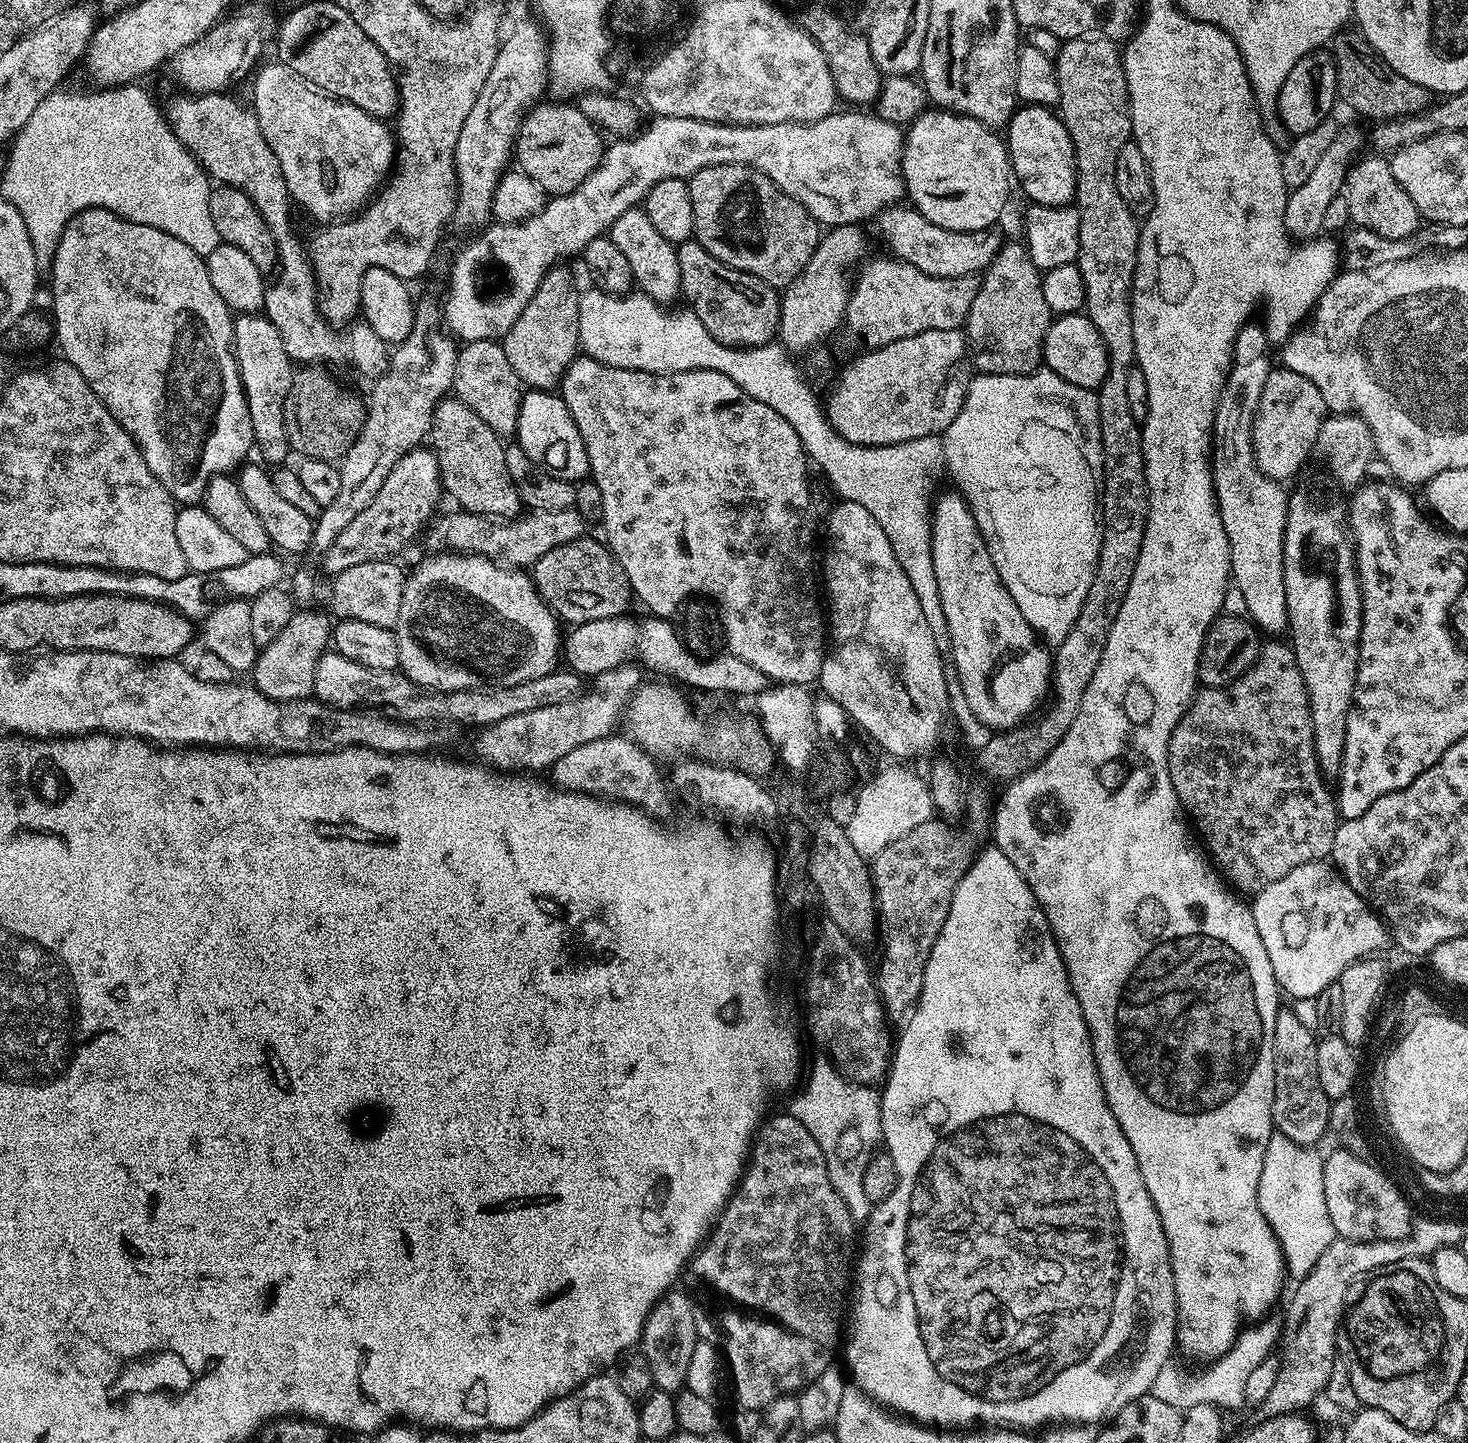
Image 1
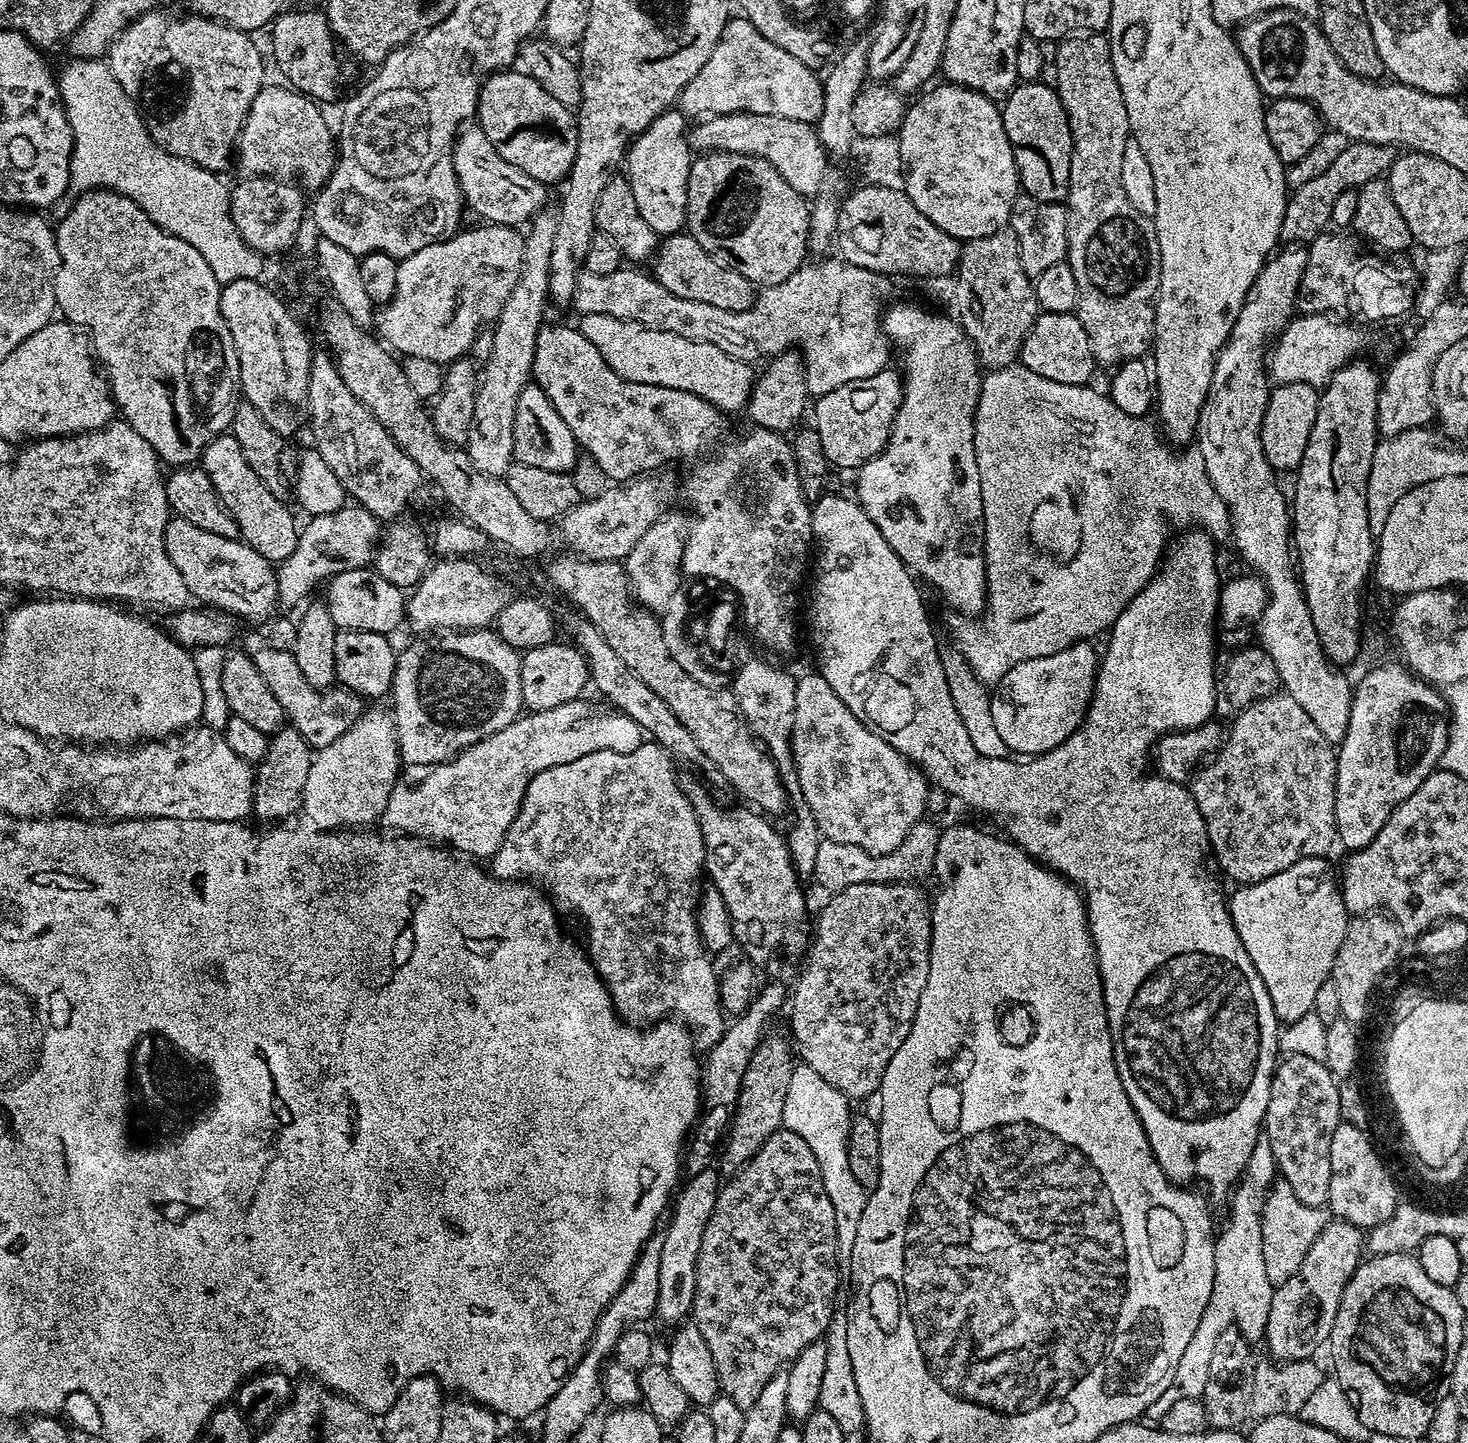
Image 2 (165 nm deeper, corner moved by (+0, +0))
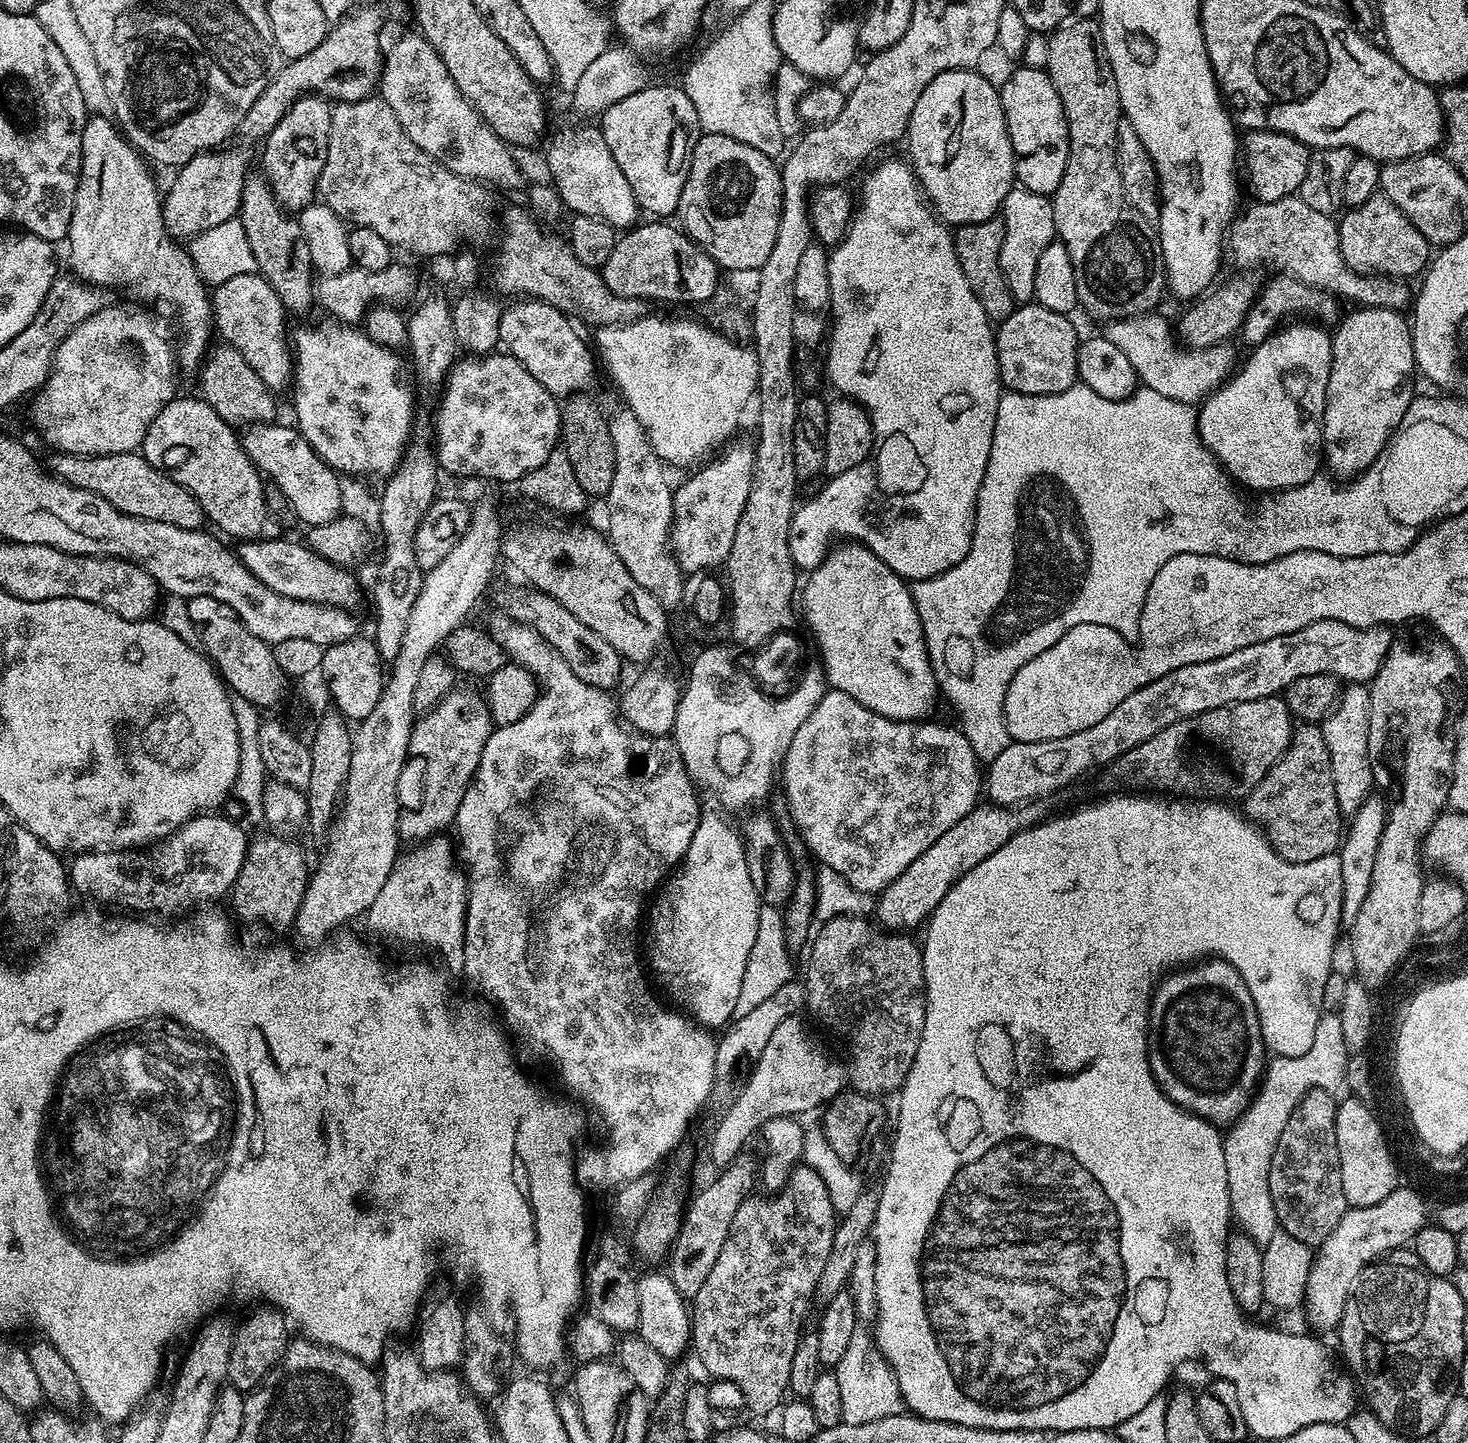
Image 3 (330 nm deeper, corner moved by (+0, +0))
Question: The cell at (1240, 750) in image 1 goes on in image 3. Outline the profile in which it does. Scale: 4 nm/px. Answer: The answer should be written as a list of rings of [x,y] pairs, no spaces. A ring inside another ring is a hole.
[[[1301,723],[1293,731],[1292,742],[1283,756],[1252,793],[1243,797],[1242,804],[1243,815],[1263,829],[1268,843],[1286,862],[1305,864],[1333,855],[1342,843],[1342,813],[1338,794],[1334,794],[1330,750],[1326,750],[1323,731],[1315,723]]]

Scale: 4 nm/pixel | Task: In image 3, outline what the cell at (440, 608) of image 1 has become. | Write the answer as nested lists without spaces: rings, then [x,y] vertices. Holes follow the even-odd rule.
[[[452,690],[431,711],[425,711],[412,725],[412,737],[408,743],[409,753],[413,757],[424,759],[424,801],[417,812],[407,813],[400,821],[400,835],[405,841],[423,842],[445,831],[444,827],[451,825],[458,814],[458,806],[462,806],[462,798],[472,785],[478,762],[482,758],[482,750],[494,731],[492,715],[488,709],[488,701],[476,692],[458,692]]]

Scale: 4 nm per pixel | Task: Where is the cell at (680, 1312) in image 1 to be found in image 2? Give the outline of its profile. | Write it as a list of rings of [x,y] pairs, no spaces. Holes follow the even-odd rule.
[[[712,1166],[689,1177],[687,1182],[683,1185],[684,1190],[682,1188],[675,1199],[672,1208],[674,1212],[666,1236],[663,1242],[660,1242],[659,1292],[654,1318],[664,1326],[676,1323],[679,1325],[691,1313],[694,1287],[697,1285],[698,1251],[701,1250],[702,1236],[705,1234],[714,1203],[717,1201],[717,1194],[722,1187],[721,1175]]]

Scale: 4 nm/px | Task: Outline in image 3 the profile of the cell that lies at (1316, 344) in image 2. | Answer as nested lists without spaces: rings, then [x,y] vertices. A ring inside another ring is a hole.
[[[1151,311],[1121,320],[1109,320],[1103,325],[1102,334],[1114,342],[1122,354],[1126,354],[1130,366],[1134,366],[1137,381],[1143,387],[1163,394],[1166,398],[1174,398],[1174,402],[1199,405],[1229,379],[1233,371],[1231,343],[1189,348],[1178,339],[1173,325],[1168,325],[1167,318],[1156,315],[1155,311]]]

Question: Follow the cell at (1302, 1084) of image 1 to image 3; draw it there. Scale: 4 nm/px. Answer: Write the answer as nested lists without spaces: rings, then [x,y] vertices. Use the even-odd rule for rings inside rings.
[[[1312,1088],[1290,1114],[1286,1130],[1278,1139],[1270,1161],[1269,1186],[1277,1222],[1285,1233],[1298,1242],[1319,1246],[1342,1222],[1349,1206],[1342,1190],[1342,1166],[1338,1158],[1336,1133],[1337,1097],[1323,1088]]]

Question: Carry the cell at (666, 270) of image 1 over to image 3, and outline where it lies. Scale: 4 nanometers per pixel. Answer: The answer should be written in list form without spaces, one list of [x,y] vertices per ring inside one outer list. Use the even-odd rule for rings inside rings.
[[[580,122],[571,132],[564,128],[552,136],[548,144],[548,172],[552,175],[551,183],[561,198],[563,207],[569,213],[578,216],[596,216],[617,230],[627,230],[637,223],[638,205],[634,198],[634,190],[630,190],[630,182],[626,182],[626,174],[622,174],[618,162],[614,162],[614,154],[610,154],[610,146],[606,146],[606,138],[599,127],[592,122]]]

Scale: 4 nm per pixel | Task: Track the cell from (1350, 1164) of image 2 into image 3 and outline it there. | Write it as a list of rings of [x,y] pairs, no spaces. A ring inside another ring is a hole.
[[[1355,1098],[1341,1099],[1336,1105],[1336,1133],[1338,1134],[1338,1158],[1342,1166],[1342,1190],[1346,1194],[1349,1208],[1374,1206],[1374,1202],[1382,1202],[1386,1194],[1390,1194],[1398,1187],[1397,1161],[1394,1159],[1388,1140],[1380,1137],[1379,1128],[1376,1128],[1375,1121],[1372,1120],[1372,1111],[1369,1105]]]

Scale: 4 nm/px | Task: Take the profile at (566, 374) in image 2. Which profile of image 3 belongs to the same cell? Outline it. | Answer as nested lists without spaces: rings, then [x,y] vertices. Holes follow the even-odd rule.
[[[516,298],[511,302],[513,304],[507,305],[501,314],[499,343],[503,351],[522,362],[550,395],[567,398],[587,393],[596,380],[598,360],[590,344],[588,349],[587,342],[576,333],[566,313],[537,299]]]

